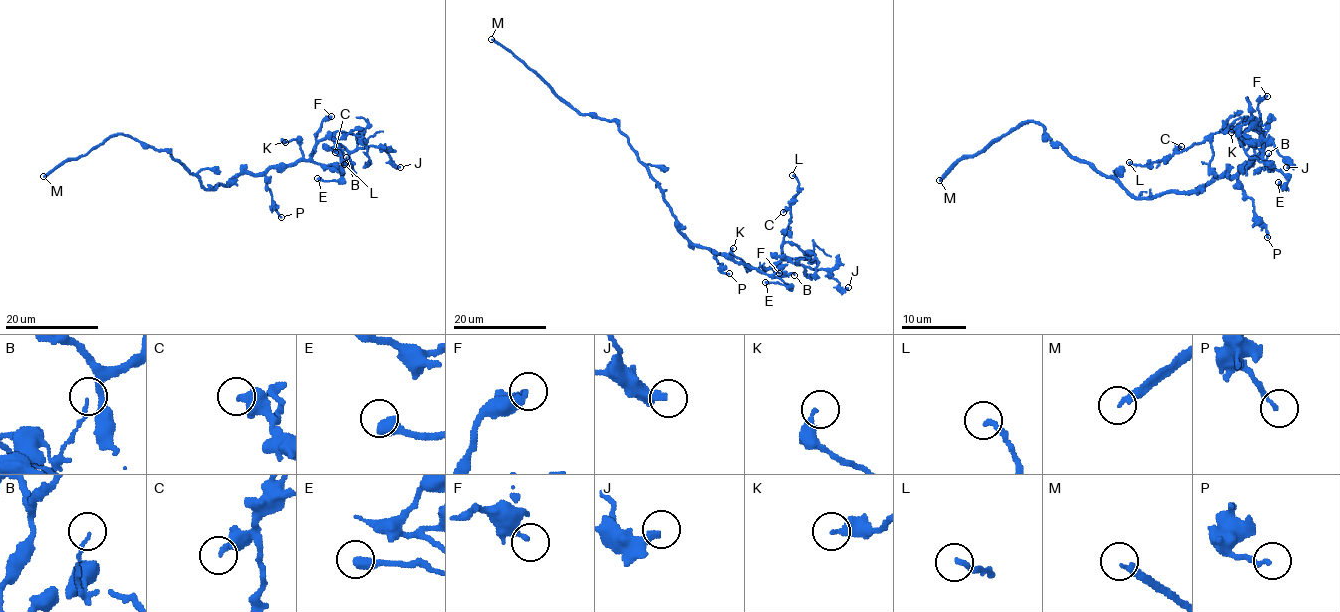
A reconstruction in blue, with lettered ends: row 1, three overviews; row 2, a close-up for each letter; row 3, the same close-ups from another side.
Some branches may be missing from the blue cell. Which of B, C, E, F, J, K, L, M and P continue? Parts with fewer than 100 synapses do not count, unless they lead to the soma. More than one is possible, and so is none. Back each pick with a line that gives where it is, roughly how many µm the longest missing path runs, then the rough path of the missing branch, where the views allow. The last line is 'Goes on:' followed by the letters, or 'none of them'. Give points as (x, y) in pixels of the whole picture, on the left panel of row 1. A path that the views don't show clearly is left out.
M: at (43, 176); about 250 µm are missing
Goes on: M

